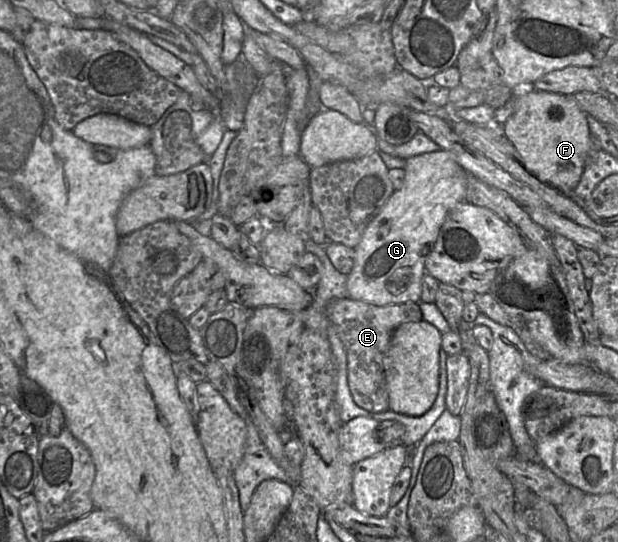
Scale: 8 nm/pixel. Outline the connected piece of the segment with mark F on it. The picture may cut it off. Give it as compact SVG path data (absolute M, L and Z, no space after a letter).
M522 87L513 95L515 113L503 124L503 132L522 158L525 168L539 181L563 192L572 192L583 174L587 156L592 150L592 135L589 131L587 114L580 108L572 95Z

